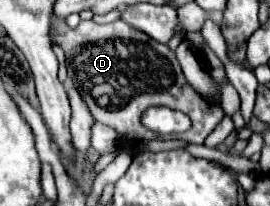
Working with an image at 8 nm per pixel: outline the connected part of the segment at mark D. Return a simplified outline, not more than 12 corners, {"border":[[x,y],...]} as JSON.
{"border":[[53,20],[93,118],[129,140],[159,134],[149,106],[191,118],[191,144],[224,117],[177,56],[123,20]]}

